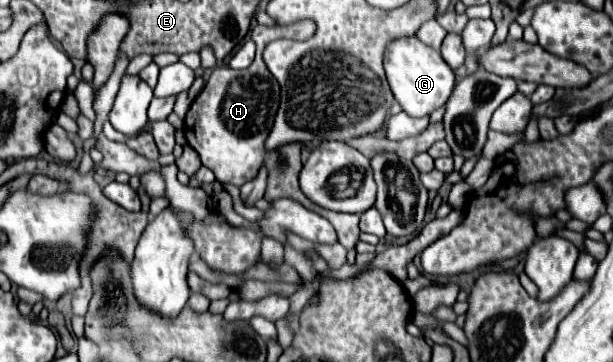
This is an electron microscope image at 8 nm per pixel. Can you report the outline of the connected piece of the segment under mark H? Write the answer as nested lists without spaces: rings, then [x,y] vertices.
[[[254,26],[250,32],[250,38],[256,42],[256,60],[250,64],[250,68],[244,72],[224,72],[222,66],[214,68],[206,86],[196,96],[196,100],[192,102],[184,118],[184,134],[188,144],[200,154],[202,164],[210,168],[216,174],[216,180],[222,184],[226,184],[226,178],[228,178],[230,184],[240,188],[244,182],[248,182],[248,178],[256,176],[256,170],[264,162],[264,140],[268,138],[268,132],[272,130],[272,124],[274,124],[274,116],[280,102],[280,86],[276,78],[272,78],[272,74],[268,72],[262,60],[262,50],[268,42],[276,38],[284,38],[284,36],[286,36],[286,26]]]

